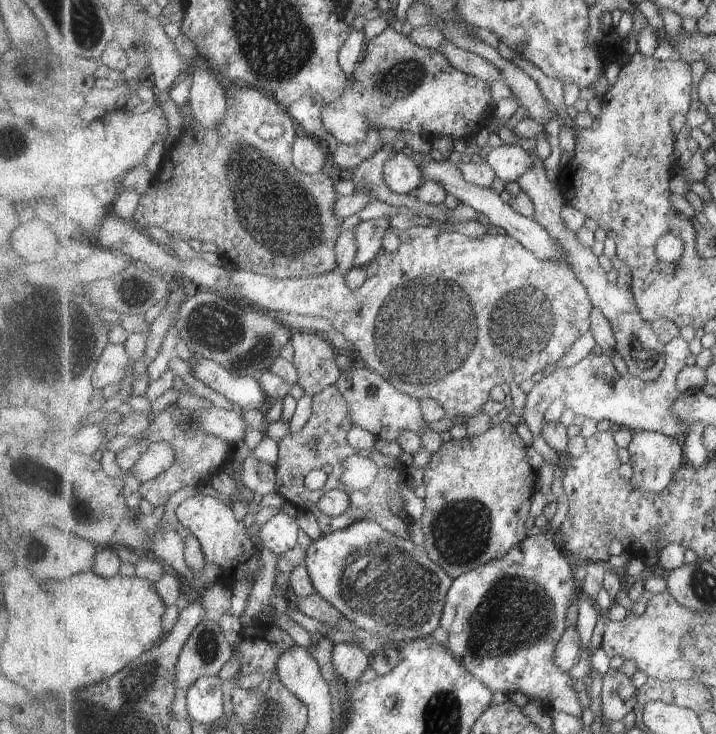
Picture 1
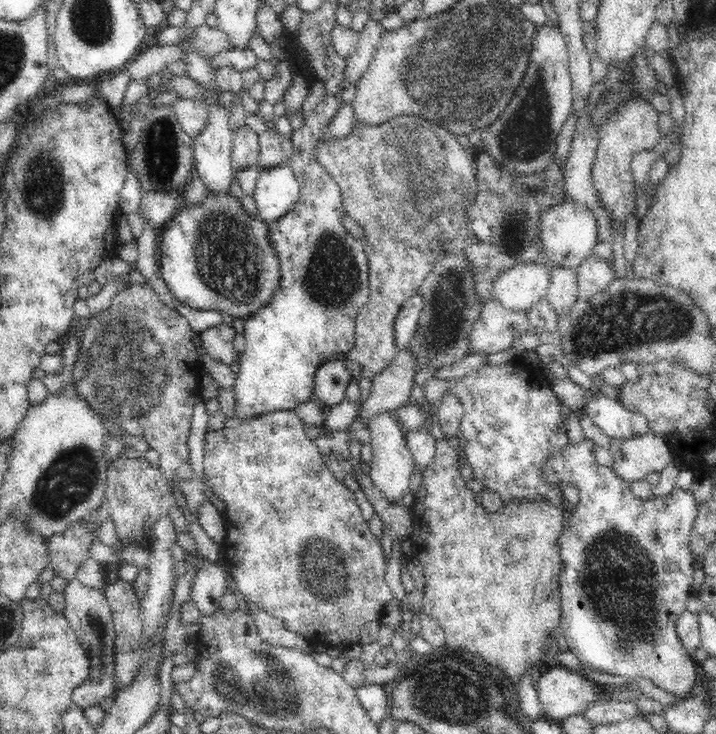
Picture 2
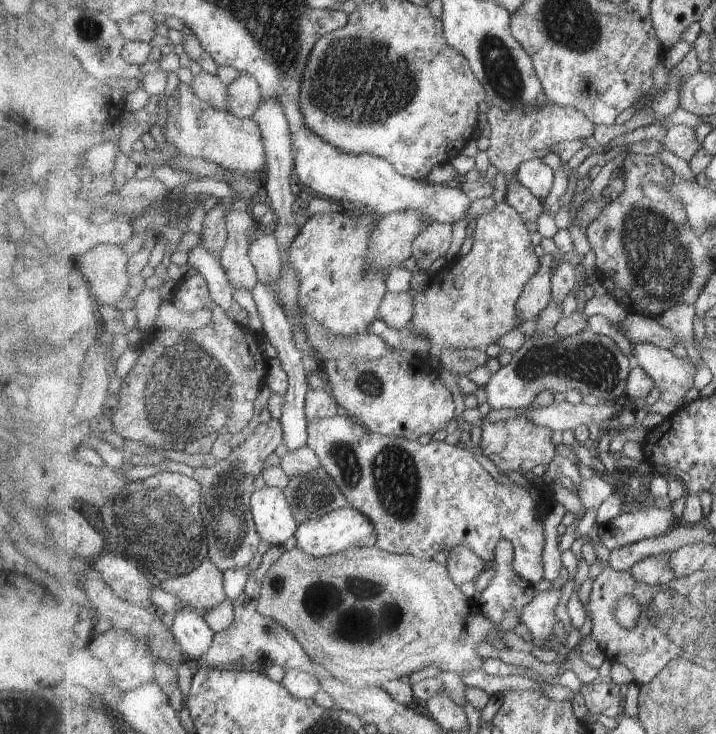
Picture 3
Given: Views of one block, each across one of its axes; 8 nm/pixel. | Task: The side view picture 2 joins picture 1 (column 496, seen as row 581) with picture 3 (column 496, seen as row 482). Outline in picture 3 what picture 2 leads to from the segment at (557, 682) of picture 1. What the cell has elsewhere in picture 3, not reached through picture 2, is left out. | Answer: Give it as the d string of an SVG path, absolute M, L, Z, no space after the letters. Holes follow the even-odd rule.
M499 540L498 548L495 550L495 559L490 566L495 574L490 580L488 587L480 594L477 603L481 606L483 614L499 626L499 630L510 632L515 630L522 622L523 608L527 607L536 598L536 592L530 581L524 580L516 570L516 547L509 540Z

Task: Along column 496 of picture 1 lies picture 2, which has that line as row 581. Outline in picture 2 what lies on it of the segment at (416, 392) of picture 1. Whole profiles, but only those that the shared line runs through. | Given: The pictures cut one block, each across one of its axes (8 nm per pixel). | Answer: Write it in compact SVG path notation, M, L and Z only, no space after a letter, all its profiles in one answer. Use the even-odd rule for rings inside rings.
M292 411L270 412L252 420L244 420L236 427L224 427L217 431L206 432L204 435L204 483L216 498L225 504L224 519L225 537L223 538L221 552L227 564L230 565L233 580L238 590L247 601L263 608L269 615L279 618L284 622L286 630L300 634L310 645L324 645L333 648L333 652L345 650L359 642L359 632L368 622L382 619L386 614L386 604L394 600L394 594L386 583L386 566L390 557L384 554L380 538L376 538L370 528L369 521L364 519L362 509L356 503L354 493L336 478L328 467L322 462L322 455L318 447L304 432L302 421Z

